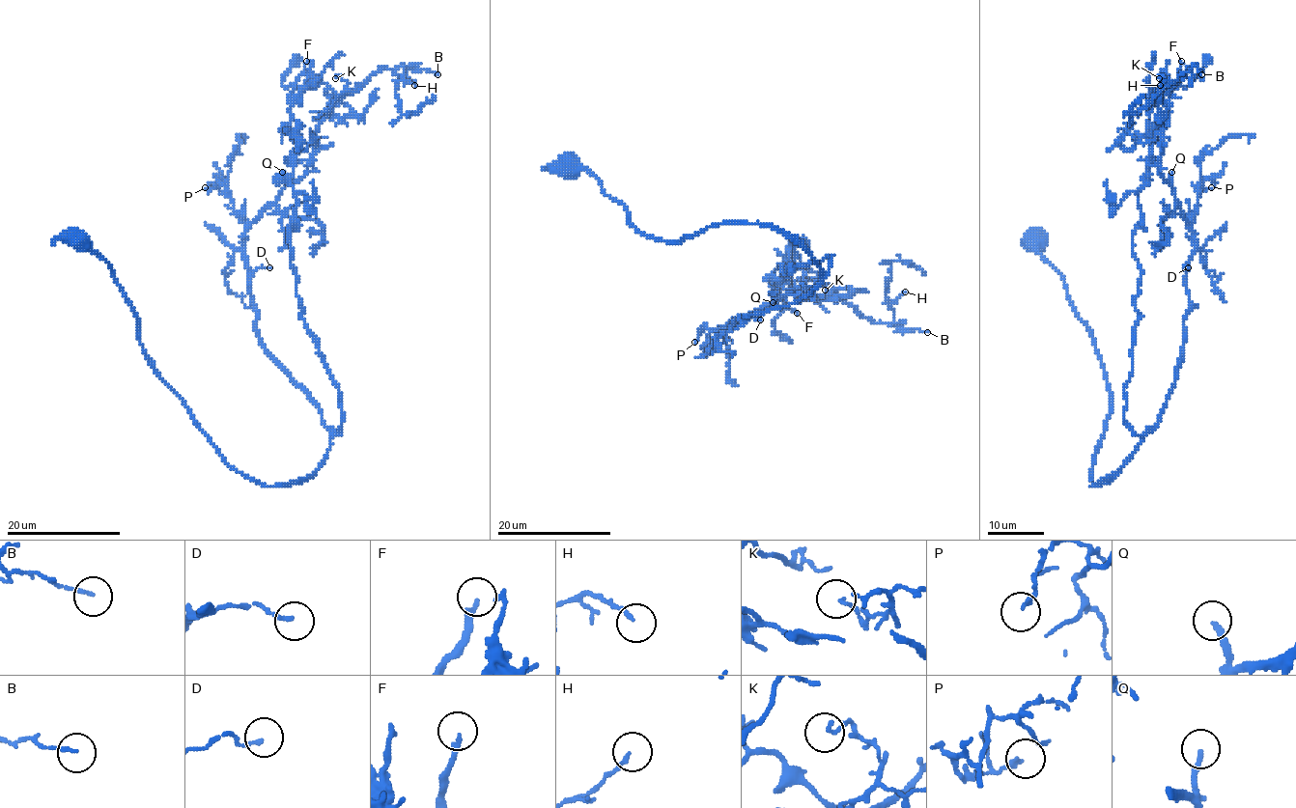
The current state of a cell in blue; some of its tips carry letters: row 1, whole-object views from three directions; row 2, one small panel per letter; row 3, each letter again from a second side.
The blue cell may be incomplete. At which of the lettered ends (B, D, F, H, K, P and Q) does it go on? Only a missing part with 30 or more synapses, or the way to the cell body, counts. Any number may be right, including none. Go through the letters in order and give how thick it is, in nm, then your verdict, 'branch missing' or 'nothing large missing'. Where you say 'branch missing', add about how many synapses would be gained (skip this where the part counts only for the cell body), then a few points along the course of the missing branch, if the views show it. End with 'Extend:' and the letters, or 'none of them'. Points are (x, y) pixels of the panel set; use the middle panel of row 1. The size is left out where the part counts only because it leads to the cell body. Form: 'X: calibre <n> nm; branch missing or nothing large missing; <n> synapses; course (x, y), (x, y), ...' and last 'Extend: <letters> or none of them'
B: calibre 110 nm; nothing large missing
D: calibre 130 nm; nothing large missing
F: calibre 190 nm; branch missing; 60 synapses; course (797, 313), (832, 344), (836, 353), (836, 374), (824, 386), (830, 388), (862, 379), (865, 383), (863, 407)
H: calibre 150 nm; nothing large missing
K: calibre 120 nm; nothing large missing
P: calibre 150 nm; nothing large missing
Q: calibre 200 nm; branch missing; 60 synapses; course (773, 302), (773, 310), (793, 328), (793, 338), (776, 344), (754, 344), (742, 335), (760, 322), (773, 326)
Extend: F, Q

